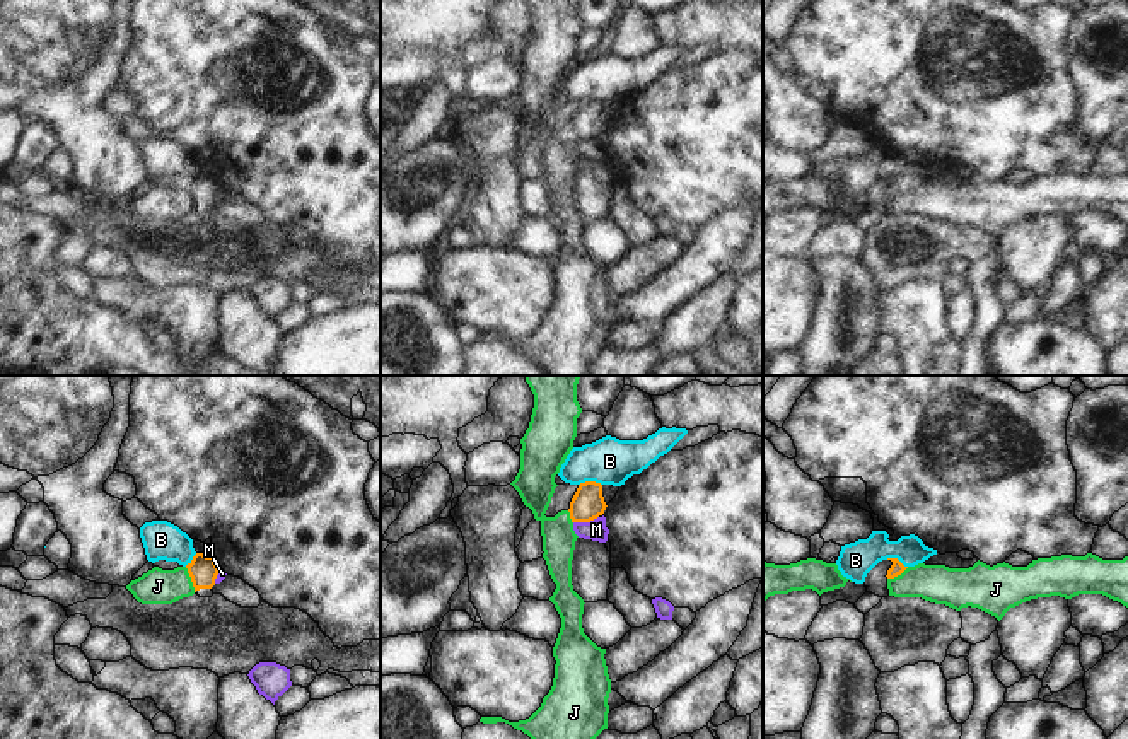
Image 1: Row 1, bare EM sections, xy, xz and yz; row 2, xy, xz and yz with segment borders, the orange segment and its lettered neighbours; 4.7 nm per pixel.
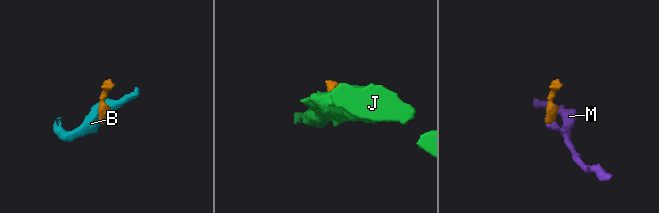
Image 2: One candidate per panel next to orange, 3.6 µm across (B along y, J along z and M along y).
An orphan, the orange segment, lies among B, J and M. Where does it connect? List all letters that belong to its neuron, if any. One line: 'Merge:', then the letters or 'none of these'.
Merge: none of these

